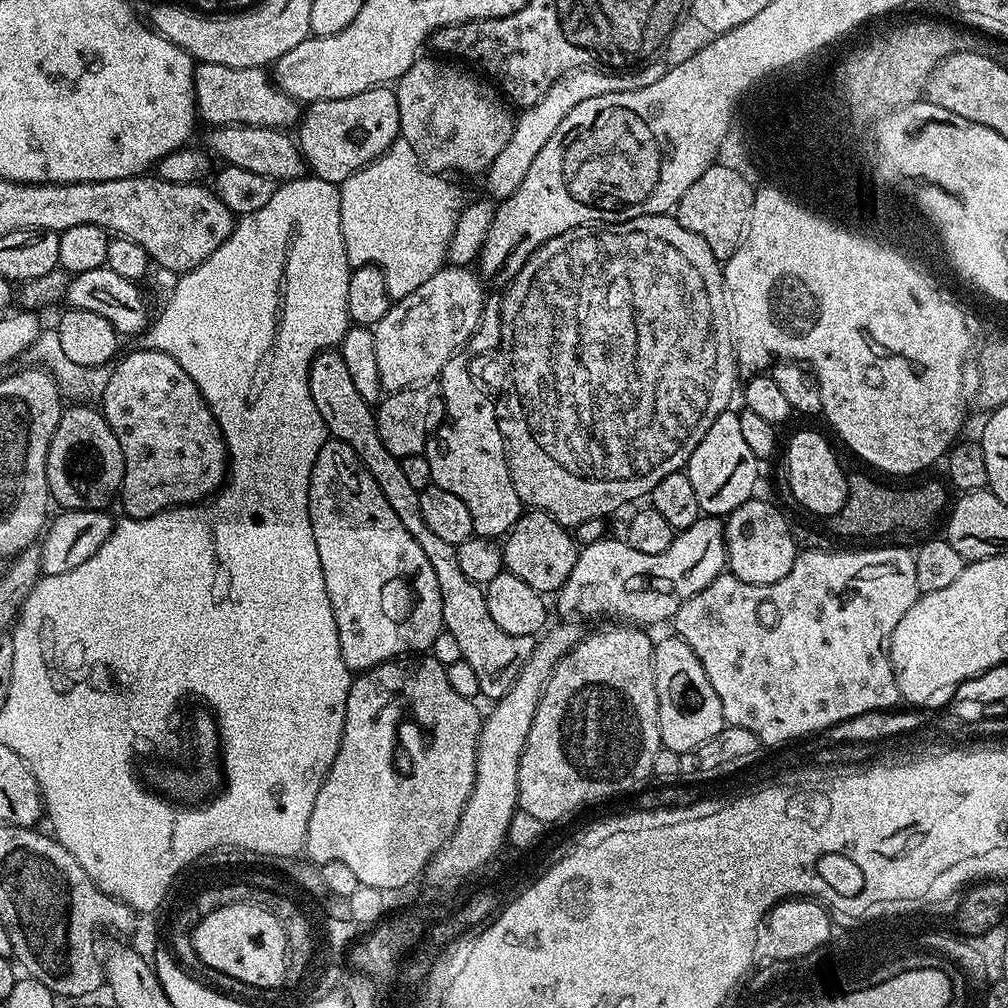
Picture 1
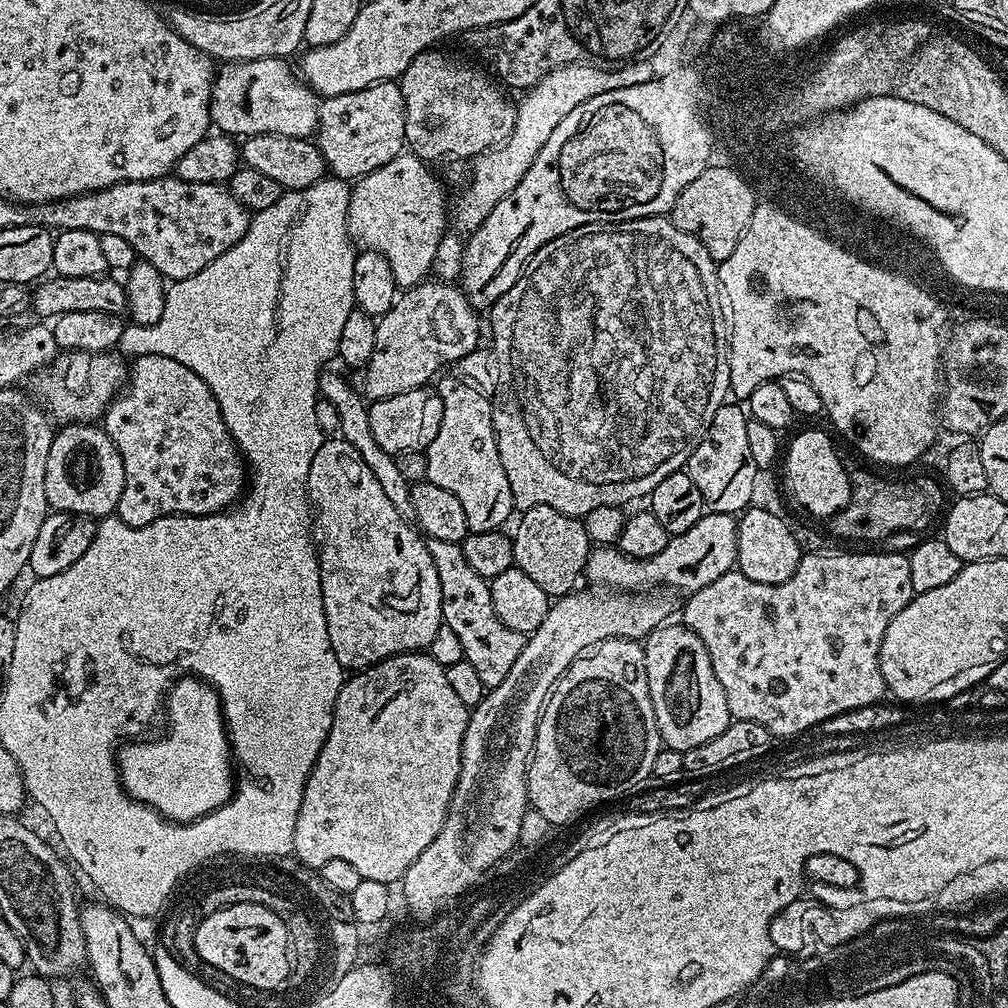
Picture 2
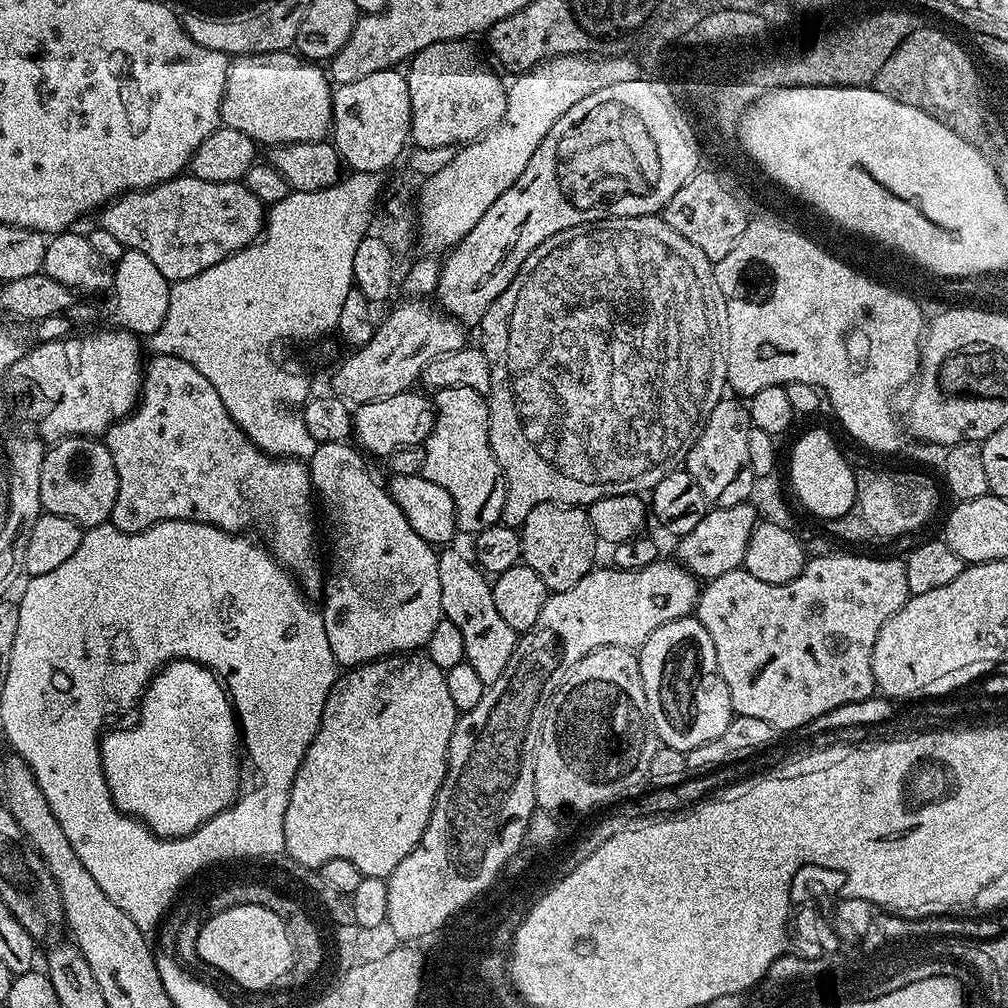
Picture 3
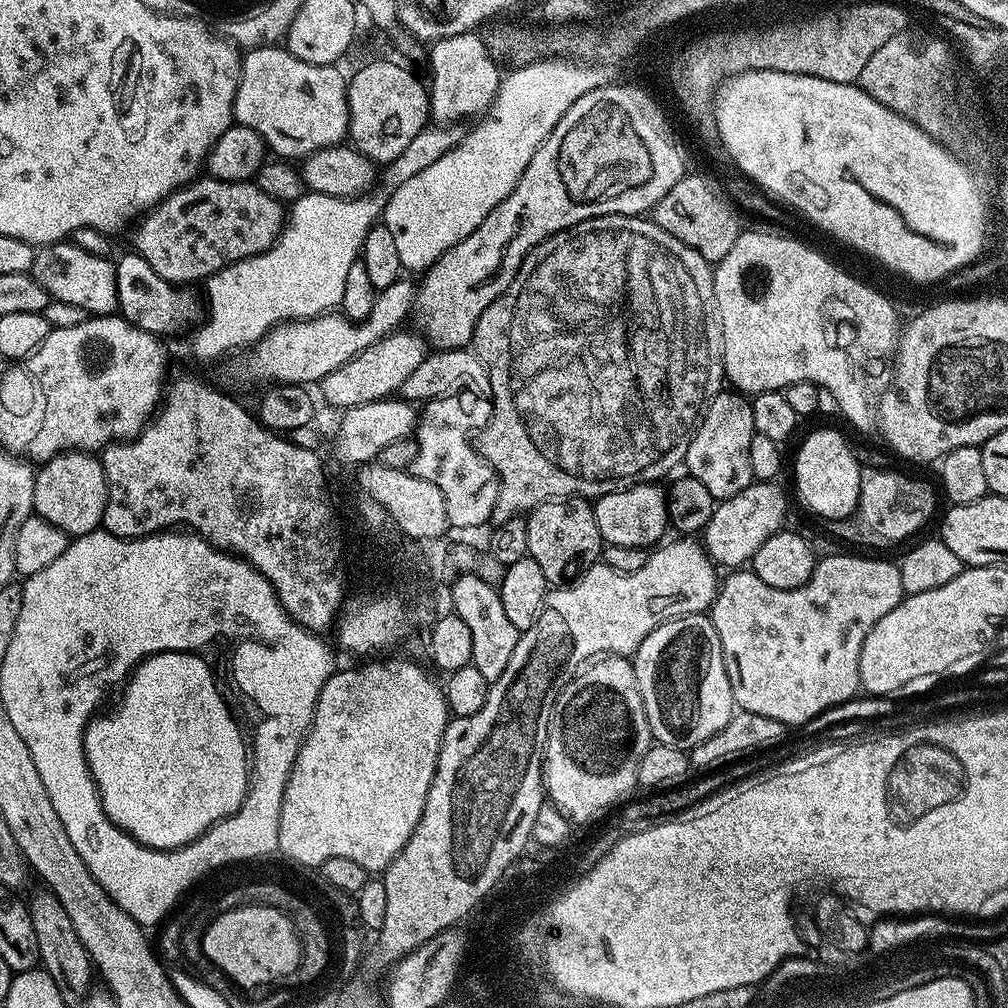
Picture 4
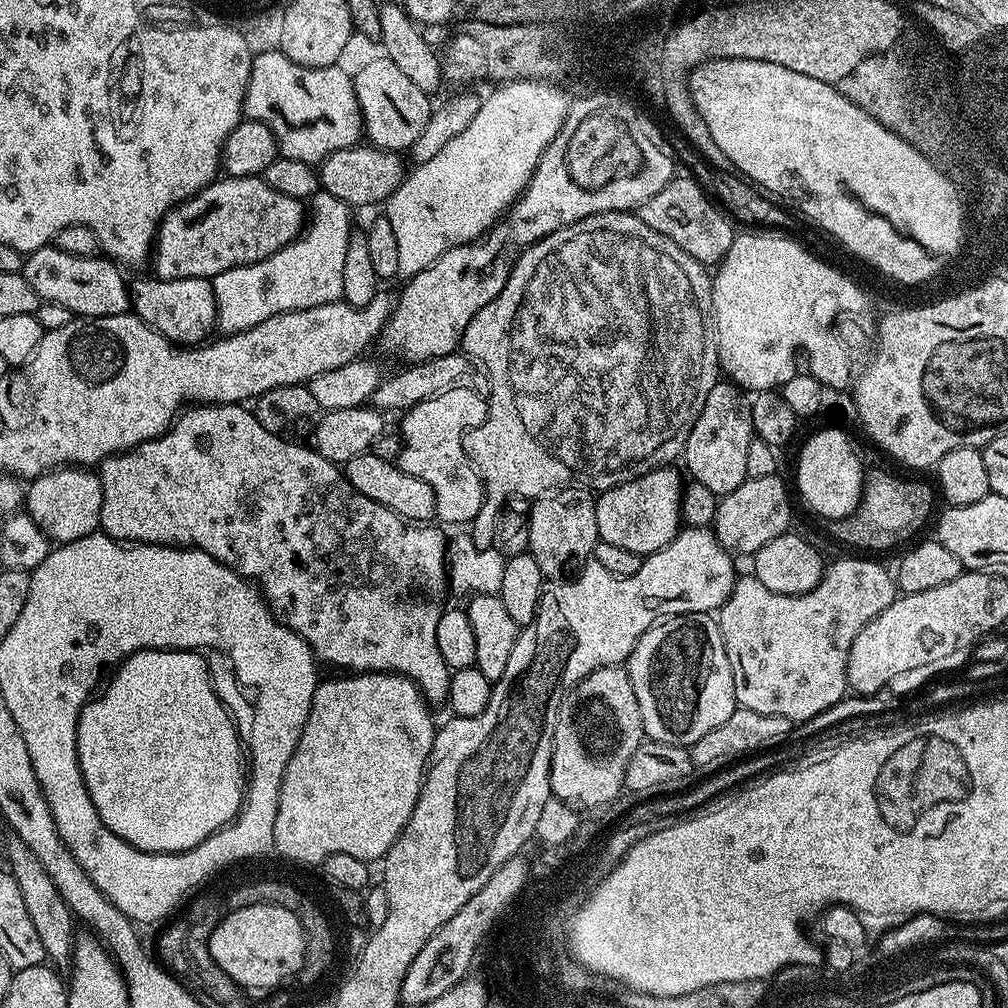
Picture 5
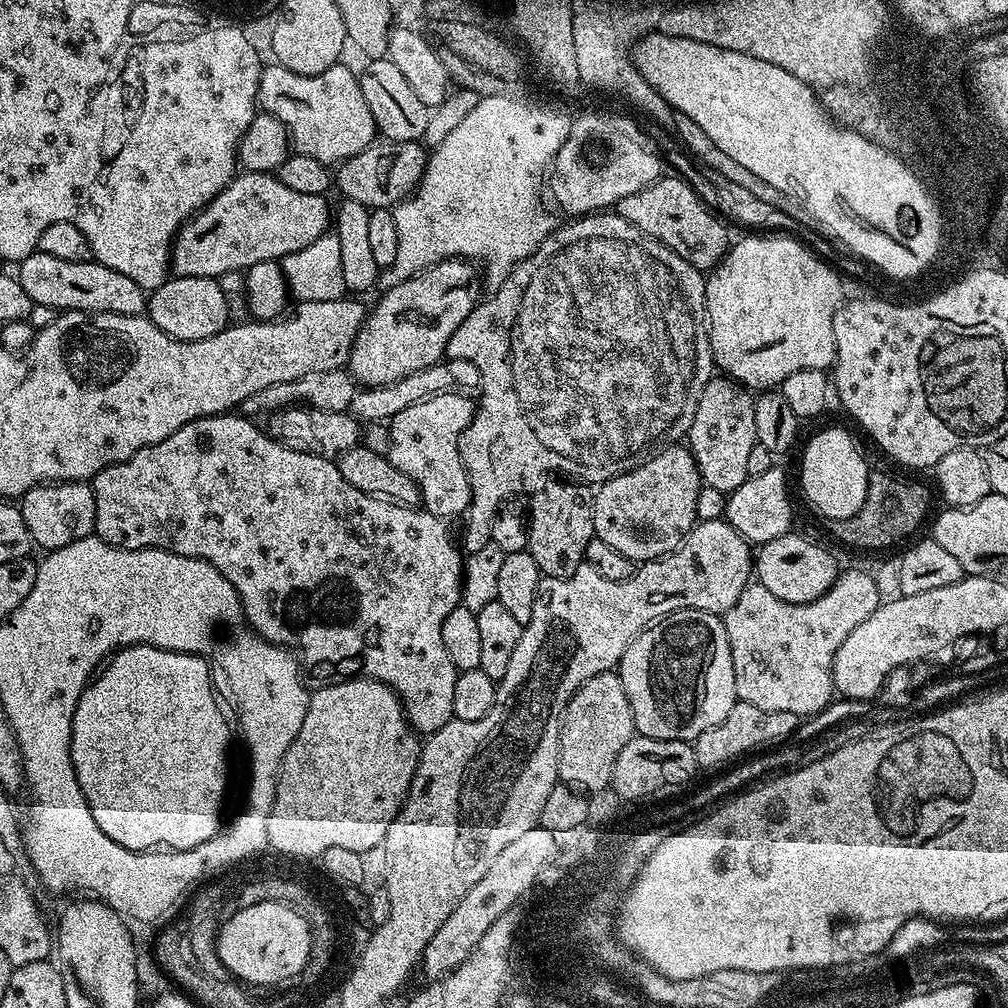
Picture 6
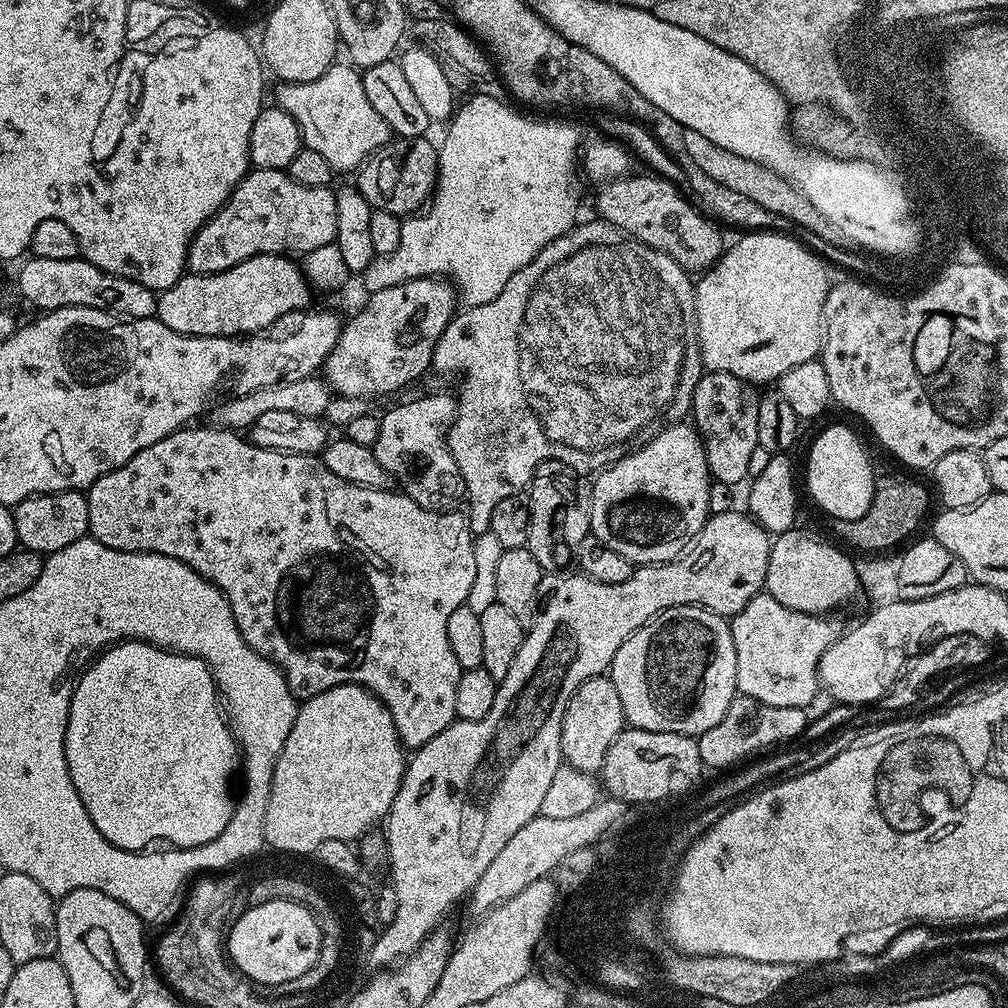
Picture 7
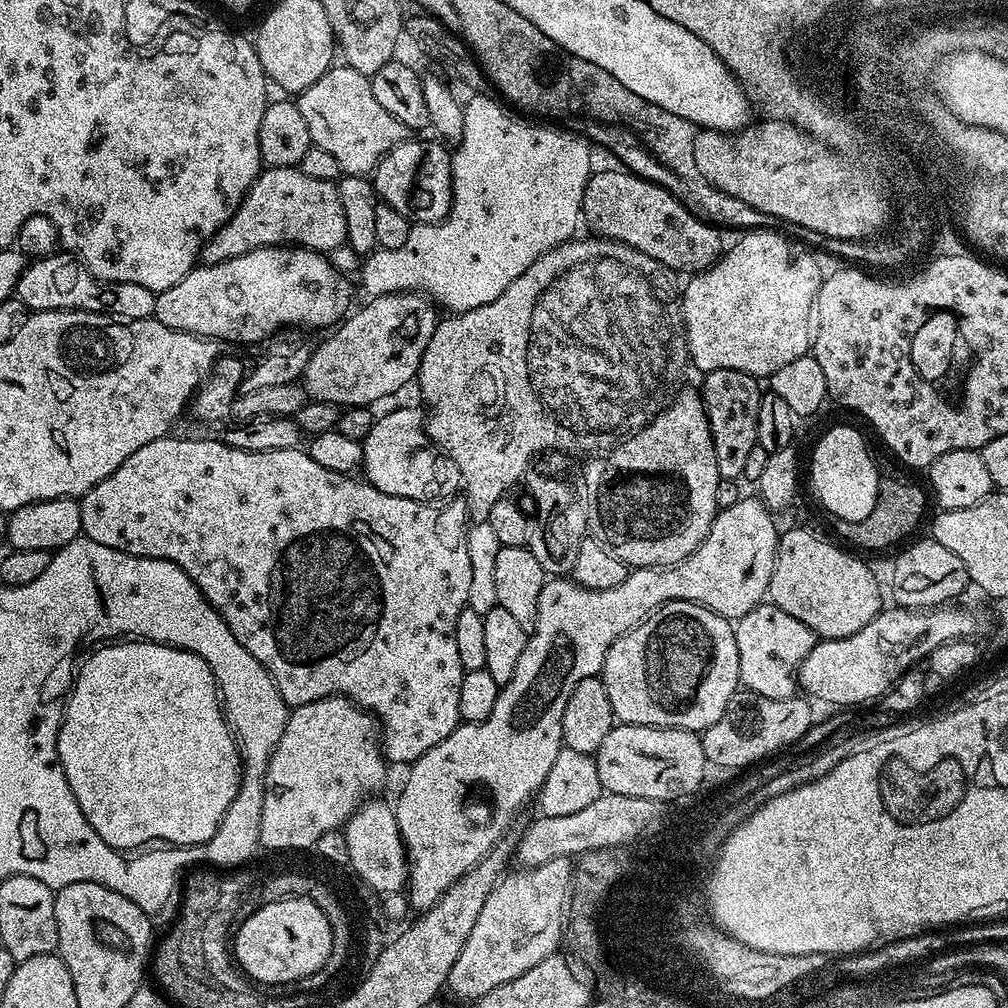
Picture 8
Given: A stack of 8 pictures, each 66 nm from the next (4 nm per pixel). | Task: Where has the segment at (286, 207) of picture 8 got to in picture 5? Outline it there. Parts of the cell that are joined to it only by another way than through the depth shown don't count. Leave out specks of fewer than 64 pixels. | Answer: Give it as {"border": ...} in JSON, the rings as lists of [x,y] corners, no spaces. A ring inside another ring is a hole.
{"border":[[[228,176],[217,178],[196,196],[183,204],[175,204],[164,216],[160,229],[156,231],[154,245],[155,275],[162,280],[181,280],[191,276],[211,278],[231,268],[257,264],[268,260],[278,250],[303,233],[306,227],[305,201],[290,198],[274,190],[260,176]]]}

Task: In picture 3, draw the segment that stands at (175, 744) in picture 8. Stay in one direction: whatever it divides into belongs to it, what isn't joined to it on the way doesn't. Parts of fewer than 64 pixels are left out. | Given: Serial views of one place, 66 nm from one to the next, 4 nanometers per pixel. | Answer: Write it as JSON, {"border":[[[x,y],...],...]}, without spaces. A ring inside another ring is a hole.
{"border":[[[192,660],[172,664],[160,680],[148,684],[141,700],[144,701],[144,724],[133,732],[116,732],[116,736],[104,740],[104,768],[108,768],[106,786],[119,812],[136,817],[156,835],[188,836],[219,812],[231,808],[241,791],[242,737],[232,701],[220,677],[211,668]]]}

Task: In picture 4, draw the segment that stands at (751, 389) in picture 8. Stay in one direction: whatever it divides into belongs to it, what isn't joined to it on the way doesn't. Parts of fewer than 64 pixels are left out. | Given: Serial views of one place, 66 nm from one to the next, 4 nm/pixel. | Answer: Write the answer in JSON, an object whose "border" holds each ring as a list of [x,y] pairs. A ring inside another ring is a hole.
{"border":[[[717,391],[709,399],[684,455],[687,475],[698,478],[717,502],[738,494],[738,490],[746,490],[754,482],[750,470],[750,438],[756,435],[752,405],[747,395],[727,391]]]}

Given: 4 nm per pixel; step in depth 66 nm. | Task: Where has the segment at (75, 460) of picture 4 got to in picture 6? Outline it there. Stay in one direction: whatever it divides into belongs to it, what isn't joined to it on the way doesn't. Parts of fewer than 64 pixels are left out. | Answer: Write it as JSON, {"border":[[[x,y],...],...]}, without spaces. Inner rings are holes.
{"border":[[[66,480],[55,484],[39,484],[29,492],[19,497],[18,507],[22,514],[22,522],[26,522],[26,530],[30,530],[30,538],[37,549],[51,550],[61,548],[75,540],[81,540],[93,535],[96,530],[96,519],[94,518],[94,490],[91,483],[83,480]]]}

